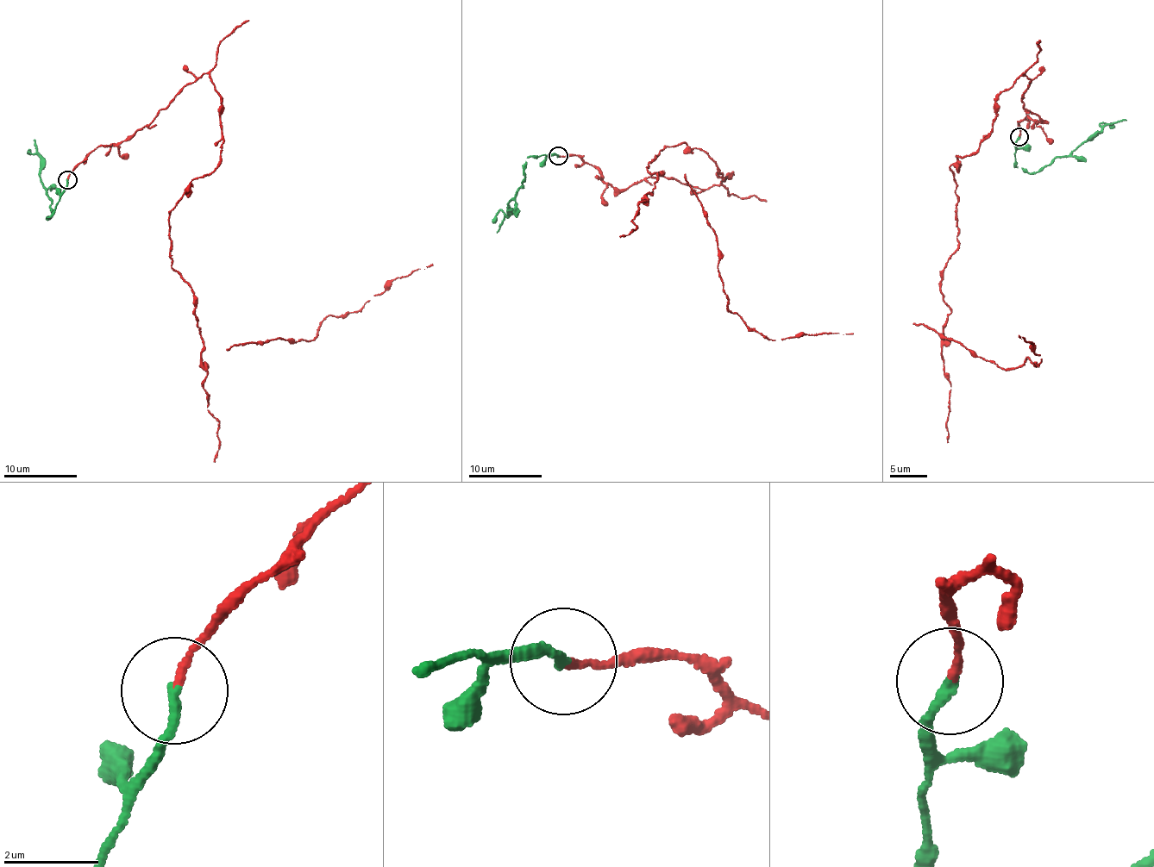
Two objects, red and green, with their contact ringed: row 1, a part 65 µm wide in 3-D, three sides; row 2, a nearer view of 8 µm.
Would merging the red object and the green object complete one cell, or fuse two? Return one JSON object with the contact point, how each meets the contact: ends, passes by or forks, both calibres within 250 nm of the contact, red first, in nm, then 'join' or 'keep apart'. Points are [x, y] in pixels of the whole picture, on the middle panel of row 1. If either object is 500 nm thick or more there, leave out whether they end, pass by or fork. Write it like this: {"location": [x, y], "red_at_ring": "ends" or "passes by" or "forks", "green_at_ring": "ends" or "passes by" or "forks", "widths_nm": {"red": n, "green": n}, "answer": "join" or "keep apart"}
{"location": [558, 156], "red_at_ring": "ends", "green_at_ring": "ends", "widths_nm": {"red": 140, "green": 190}, "answer": "join"}

